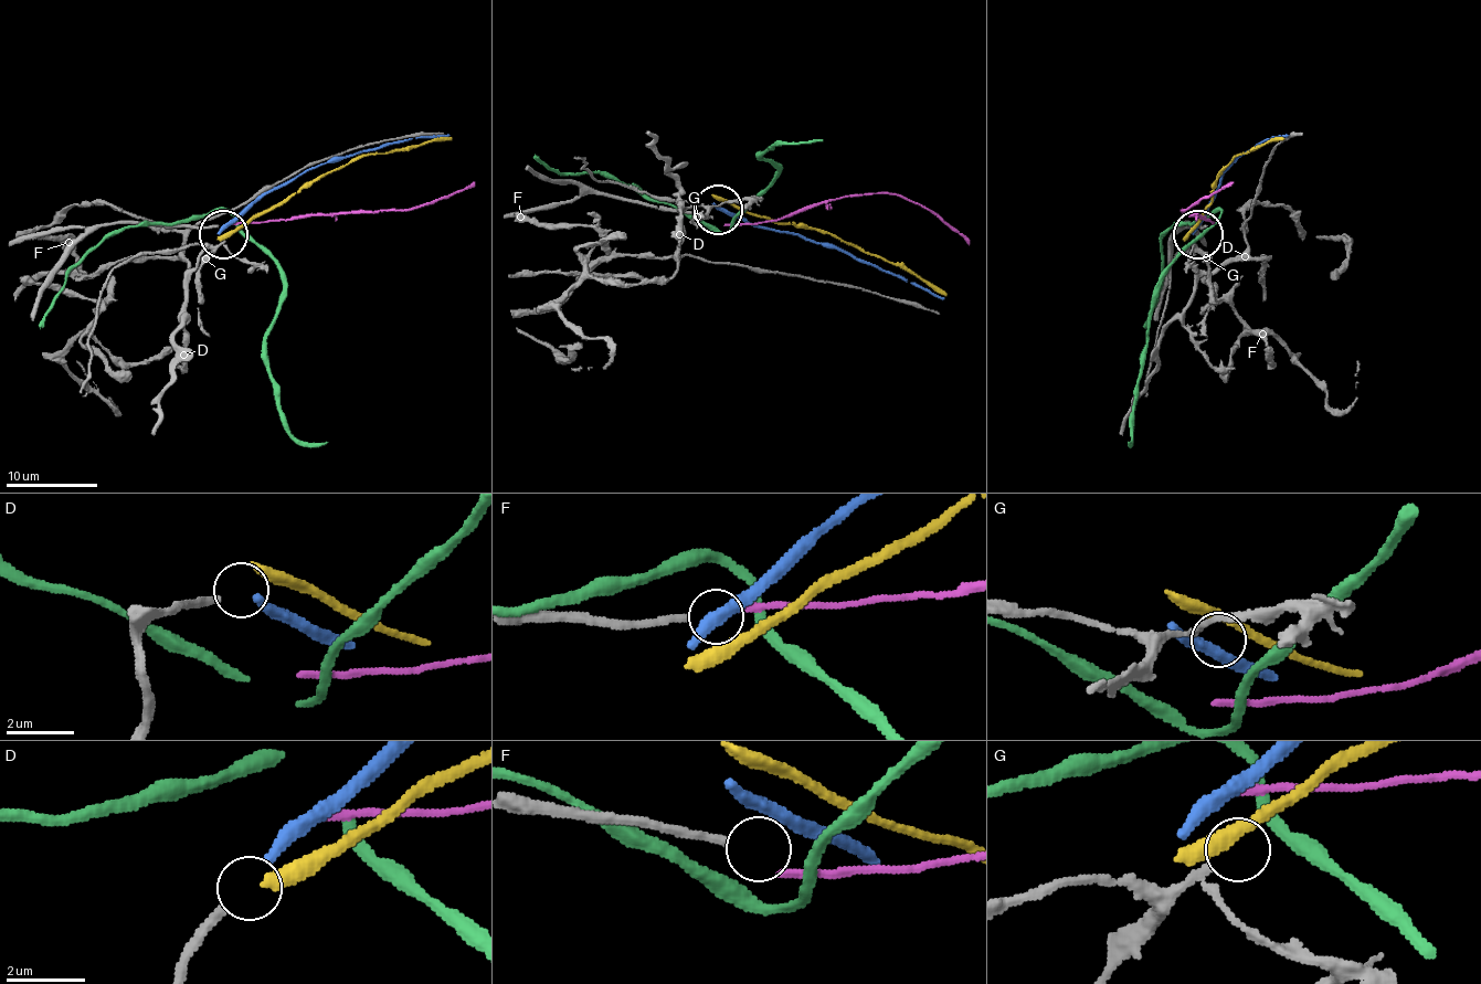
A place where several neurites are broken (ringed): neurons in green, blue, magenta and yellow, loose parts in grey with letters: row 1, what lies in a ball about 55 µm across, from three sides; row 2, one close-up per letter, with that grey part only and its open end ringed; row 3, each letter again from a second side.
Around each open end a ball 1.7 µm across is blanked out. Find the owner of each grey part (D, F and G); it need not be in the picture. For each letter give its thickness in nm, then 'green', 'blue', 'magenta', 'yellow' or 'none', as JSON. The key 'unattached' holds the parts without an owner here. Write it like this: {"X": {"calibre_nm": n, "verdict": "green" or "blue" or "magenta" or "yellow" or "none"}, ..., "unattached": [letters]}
{"D": {"calibre_nm": 220, "verdict": "blue"}, "F": {"calibre_nm": 220, "verdict": "none"}, "G": {"calibre_nm": 140, "verdict": "none"}, "unattached": ["F", "G"]}

